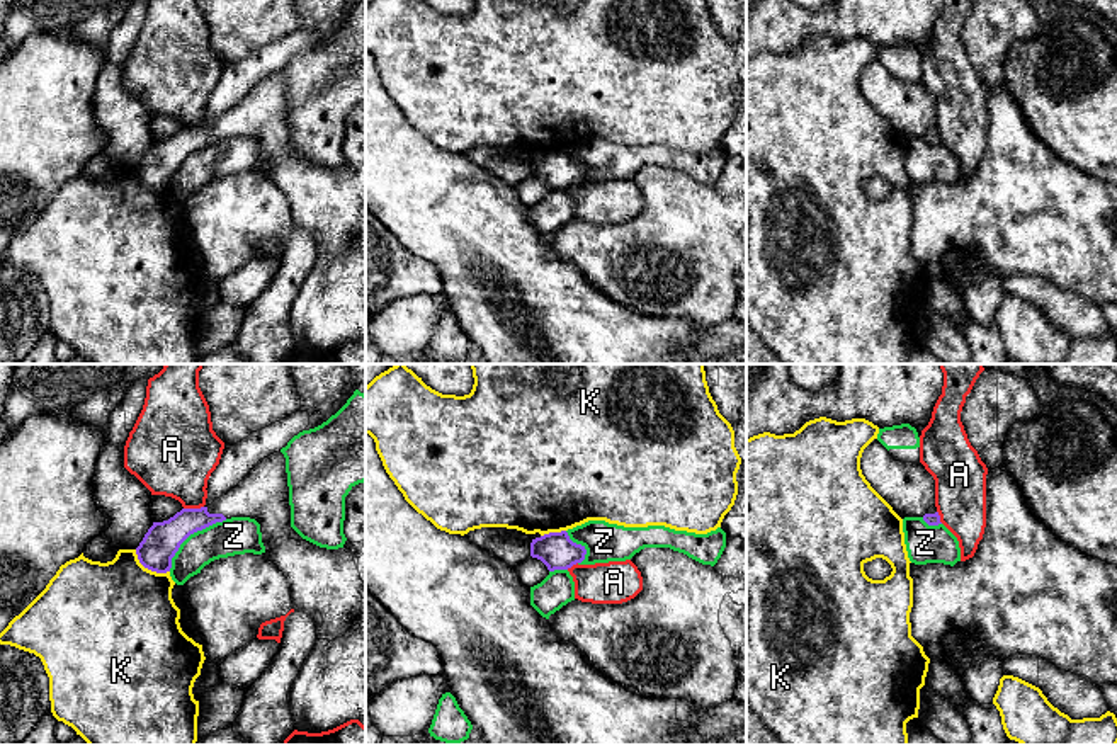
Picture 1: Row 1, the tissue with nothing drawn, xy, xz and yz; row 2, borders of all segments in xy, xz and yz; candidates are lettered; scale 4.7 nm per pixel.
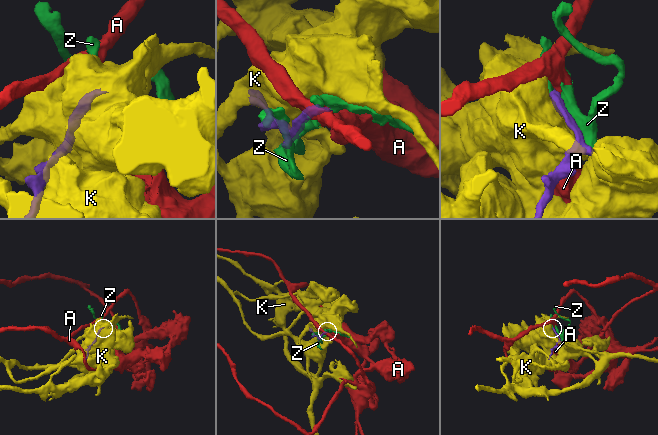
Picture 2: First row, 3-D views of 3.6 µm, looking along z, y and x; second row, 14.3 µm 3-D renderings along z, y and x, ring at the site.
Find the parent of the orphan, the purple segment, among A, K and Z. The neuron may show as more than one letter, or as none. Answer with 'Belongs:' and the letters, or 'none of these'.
Belongs: none of these

